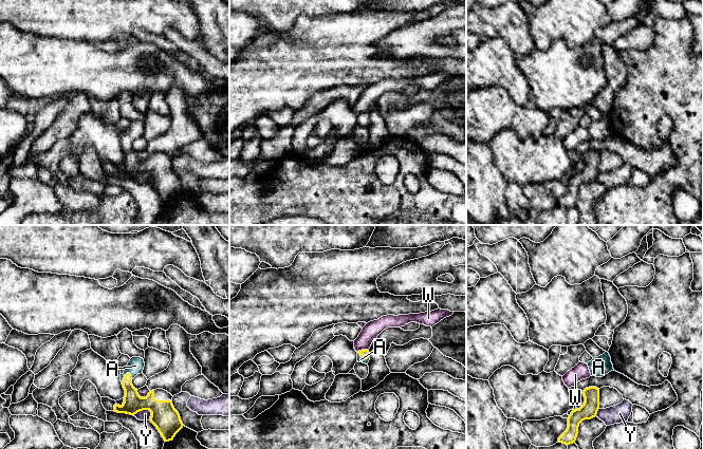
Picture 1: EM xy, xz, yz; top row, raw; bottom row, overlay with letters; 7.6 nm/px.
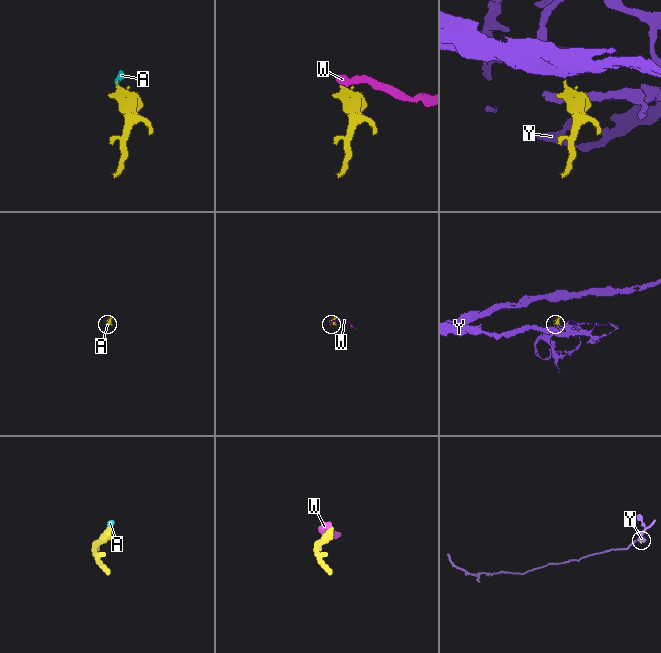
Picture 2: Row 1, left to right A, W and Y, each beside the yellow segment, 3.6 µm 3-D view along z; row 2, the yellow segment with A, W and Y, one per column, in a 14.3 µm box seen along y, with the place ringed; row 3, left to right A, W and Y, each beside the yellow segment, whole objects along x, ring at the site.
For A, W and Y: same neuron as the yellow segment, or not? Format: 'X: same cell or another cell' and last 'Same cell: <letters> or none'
A: same cell
W: another cell
Y: another cell
Same cell: A

